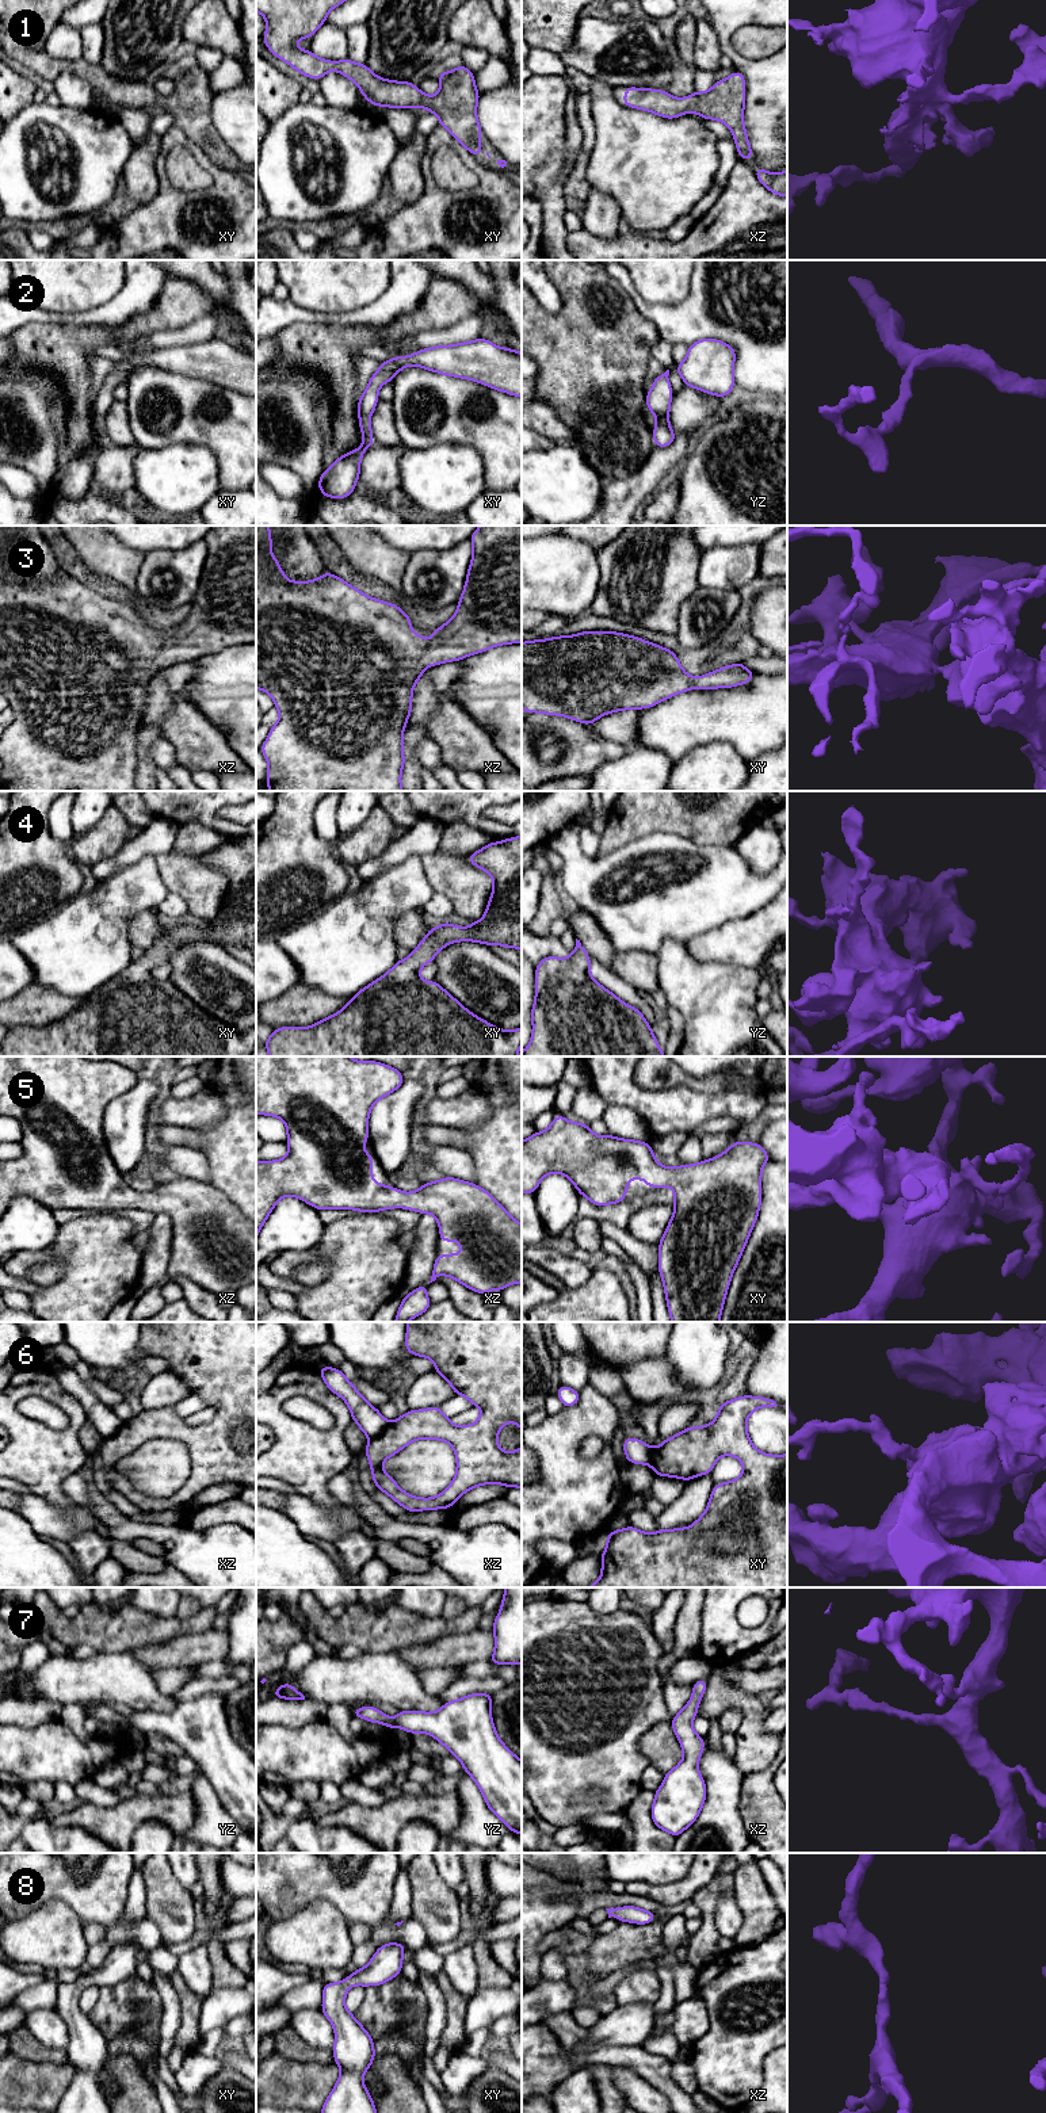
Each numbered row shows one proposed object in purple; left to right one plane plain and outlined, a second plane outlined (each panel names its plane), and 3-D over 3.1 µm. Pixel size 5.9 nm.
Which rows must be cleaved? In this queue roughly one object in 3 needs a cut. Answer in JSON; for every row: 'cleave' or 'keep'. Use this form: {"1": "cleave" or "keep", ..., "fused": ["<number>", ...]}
{"1": "keep", "2": "keep", "3": "keep", "4": "keep", "5": "keep", "6": "cleave", "7": "keep", "8": "keep", "fused": ["6"]}

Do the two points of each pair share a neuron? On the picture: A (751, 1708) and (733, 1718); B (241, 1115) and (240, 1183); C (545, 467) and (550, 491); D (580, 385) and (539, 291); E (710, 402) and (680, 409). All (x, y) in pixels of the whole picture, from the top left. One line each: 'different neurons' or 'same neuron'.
A: different neurons
B: same neuron
C: same neuron
D: different neurons
E: same neuron

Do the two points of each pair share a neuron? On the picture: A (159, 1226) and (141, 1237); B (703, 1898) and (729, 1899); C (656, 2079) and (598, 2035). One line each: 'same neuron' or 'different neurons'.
A: different neurons
B: different neurons
C: different neurons

